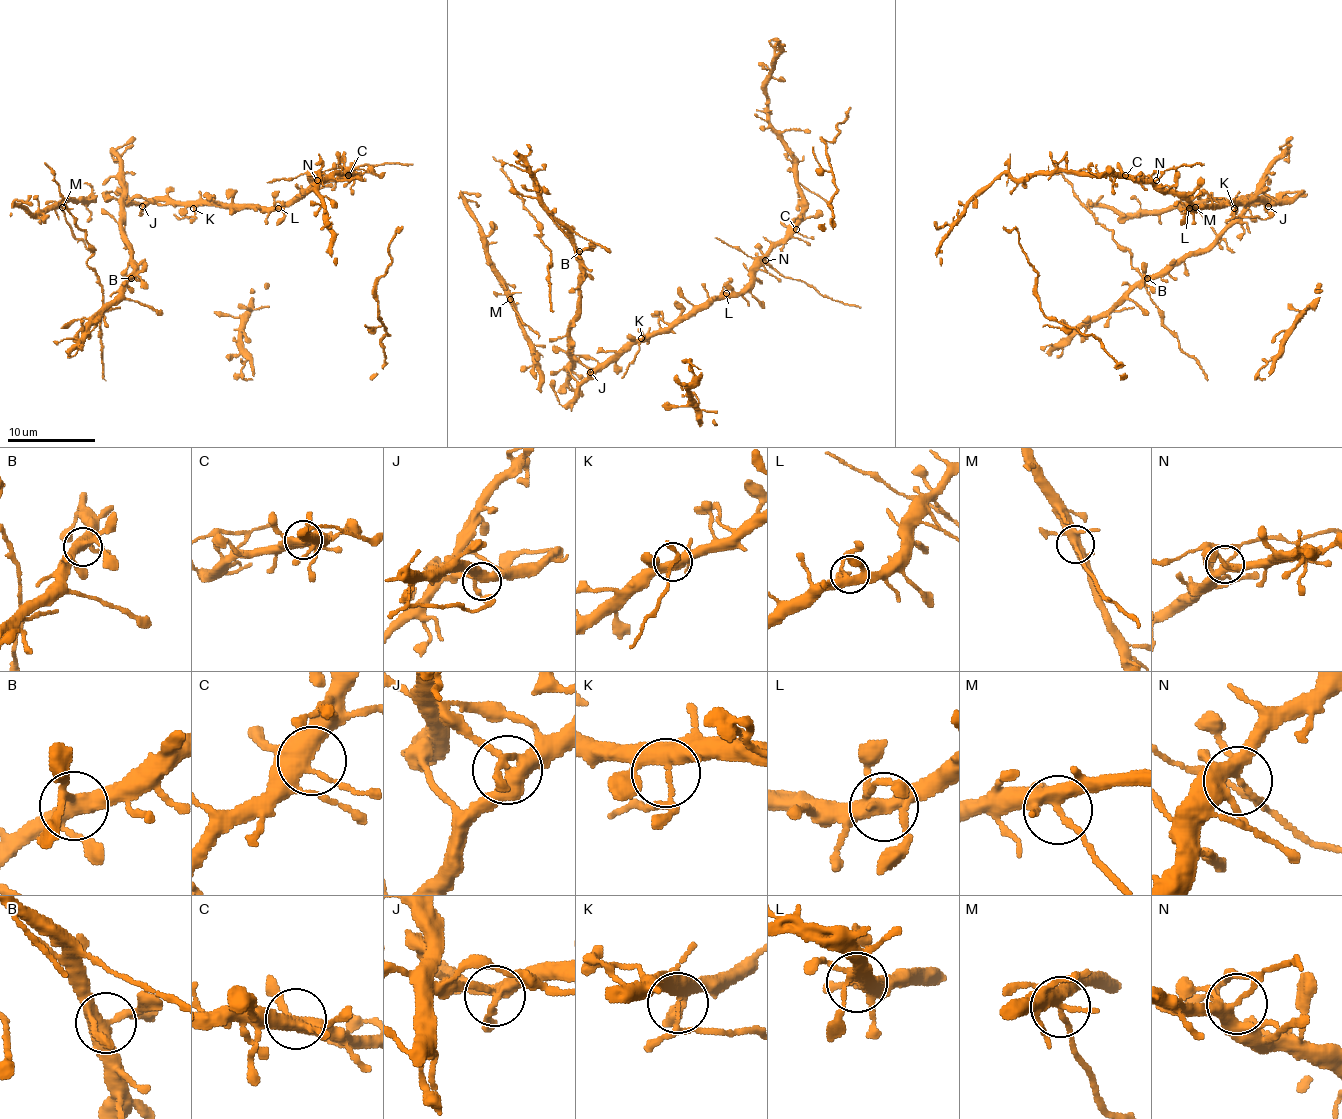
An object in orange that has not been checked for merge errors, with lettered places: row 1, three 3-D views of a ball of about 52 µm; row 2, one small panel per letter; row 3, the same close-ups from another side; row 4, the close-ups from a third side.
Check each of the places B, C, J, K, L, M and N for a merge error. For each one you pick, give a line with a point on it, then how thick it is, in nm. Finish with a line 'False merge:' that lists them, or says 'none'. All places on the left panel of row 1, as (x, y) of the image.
K: at (193, 208); 360 nm thick
M: at (62, 207); 360 nm thick
N: at (317, 180); 320 nm thick
False merge: K, M, N

